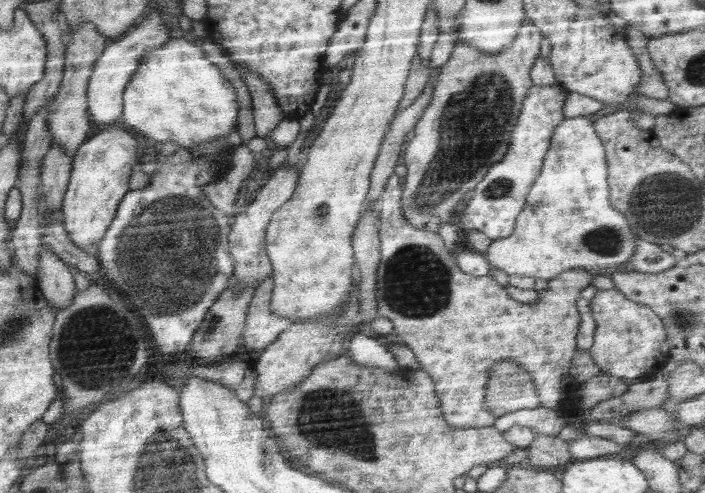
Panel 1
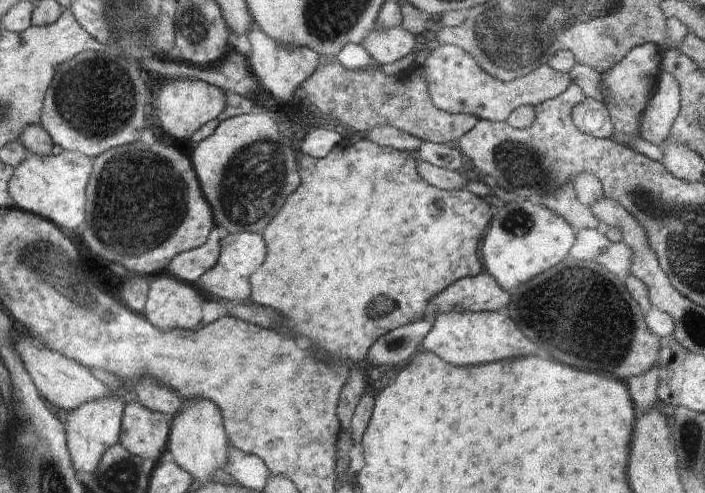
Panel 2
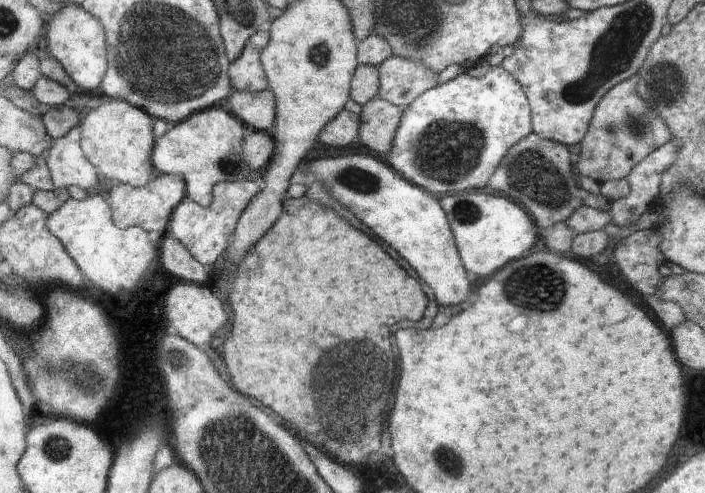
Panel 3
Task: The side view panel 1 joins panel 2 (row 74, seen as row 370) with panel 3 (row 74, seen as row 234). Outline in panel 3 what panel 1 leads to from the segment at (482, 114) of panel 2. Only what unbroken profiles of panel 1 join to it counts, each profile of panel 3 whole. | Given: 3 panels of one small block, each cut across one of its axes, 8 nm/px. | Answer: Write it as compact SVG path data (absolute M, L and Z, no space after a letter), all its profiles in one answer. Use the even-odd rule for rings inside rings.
M398 55L389 56L379 70L377 96L390 104L407 108L432 87L438 85L439 74L418 61Z

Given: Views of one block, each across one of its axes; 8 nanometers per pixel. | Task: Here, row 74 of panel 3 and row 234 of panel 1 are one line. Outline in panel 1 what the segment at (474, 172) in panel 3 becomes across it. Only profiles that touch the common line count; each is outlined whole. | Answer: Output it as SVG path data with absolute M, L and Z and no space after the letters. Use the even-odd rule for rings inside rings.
M555 83L552 86L535 84L530 90L530 96L526 99L526 108L522 110L522 116L518 116L518 128L514 129L514 148L506 151L506 160L500 160L490 167L490 176L486 176L474 187L474 196L460 216L458 216L459 242L456 245L453 260L460 267L462 272L470 276L486 276L489 274L490 264L486 258L473 252L474 248L468 241L472 230L478 230L486 234L490 240L500 240L510 236L514 232L517 216L524 208L527 194L531 184L536 180L542 168L543 156L550 146L550 137L555 126L564 122L563 115L564 101L570 92L563 84Z

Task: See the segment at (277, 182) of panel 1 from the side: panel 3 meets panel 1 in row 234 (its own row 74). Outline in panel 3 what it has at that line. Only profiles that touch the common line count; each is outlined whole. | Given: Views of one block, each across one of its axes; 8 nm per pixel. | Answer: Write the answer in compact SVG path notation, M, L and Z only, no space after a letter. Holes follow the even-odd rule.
M257 30L247 38L239 57L229 67L229 76L236 91L260 92L269 88L260 55L269 41L268 31Z

